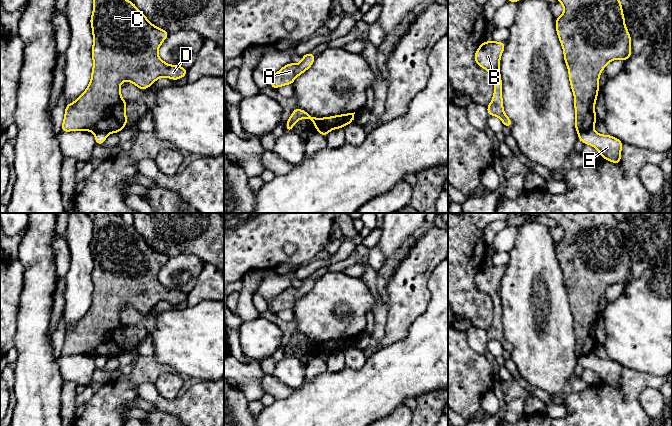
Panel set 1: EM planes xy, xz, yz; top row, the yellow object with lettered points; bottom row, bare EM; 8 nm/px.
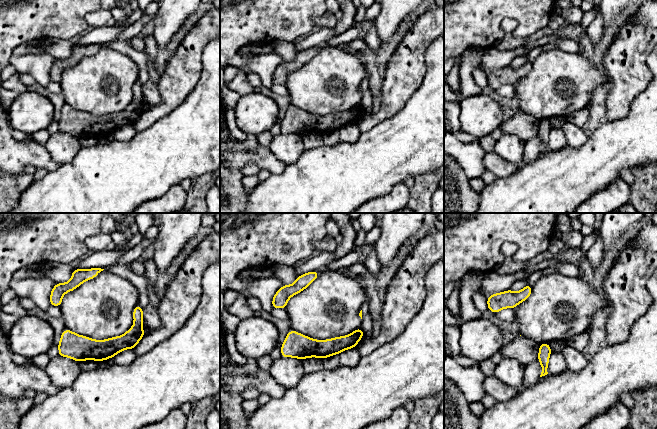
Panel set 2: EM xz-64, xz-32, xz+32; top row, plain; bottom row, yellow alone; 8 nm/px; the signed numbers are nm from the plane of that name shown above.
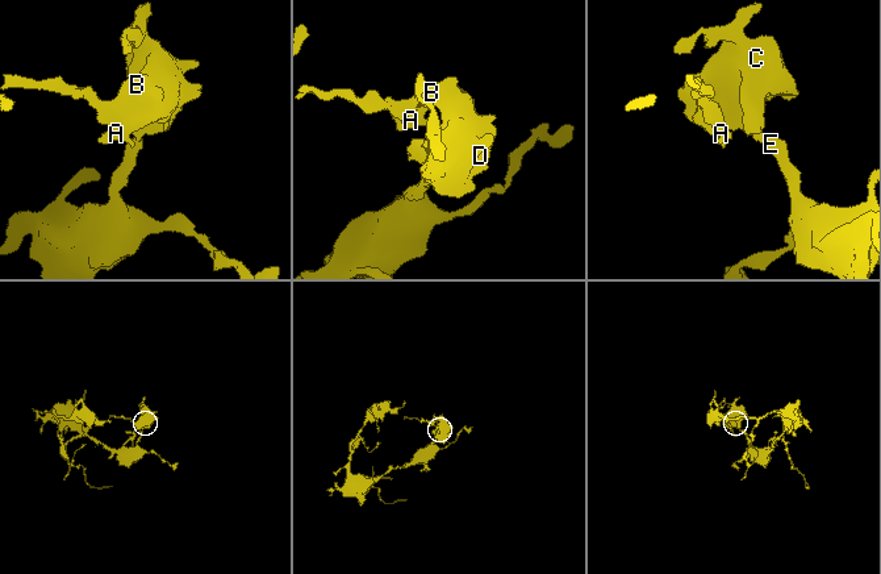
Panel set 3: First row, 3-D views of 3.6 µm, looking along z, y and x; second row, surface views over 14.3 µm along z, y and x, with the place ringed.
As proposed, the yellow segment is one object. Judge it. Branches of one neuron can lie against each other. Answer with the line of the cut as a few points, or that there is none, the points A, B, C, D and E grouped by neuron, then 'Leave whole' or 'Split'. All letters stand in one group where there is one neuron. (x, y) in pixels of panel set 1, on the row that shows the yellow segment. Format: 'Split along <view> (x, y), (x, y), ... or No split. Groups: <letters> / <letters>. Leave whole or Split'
Split along xz (329, 130), (323, 125), (318, 131). Groups: A B C D / E. Split

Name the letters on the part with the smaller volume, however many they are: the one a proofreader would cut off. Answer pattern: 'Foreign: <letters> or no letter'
Foreign: A, B, C, D

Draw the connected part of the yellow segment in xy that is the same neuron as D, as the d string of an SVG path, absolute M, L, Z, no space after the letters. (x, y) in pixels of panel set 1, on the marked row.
M94 0L90 23L93 33L91 81L76 101L65 107L61 131L119 133L128 122L125 111L128 101L122 99L120 89L123 81L130 81L143 90L160 77L179 80L187 76L187 69L169 65L159 58L158 49L170 33L154 26L131 1Z

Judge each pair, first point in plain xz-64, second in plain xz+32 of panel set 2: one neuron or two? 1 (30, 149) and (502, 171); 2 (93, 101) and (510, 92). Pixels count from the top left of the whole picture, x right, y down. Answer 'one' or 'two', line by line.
1: one
2: two

